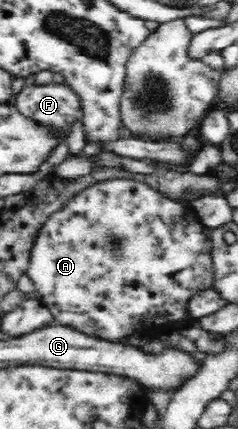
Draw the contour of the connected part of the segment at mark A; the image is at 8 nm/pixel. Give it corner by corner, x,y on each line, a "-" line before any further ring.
131,178
108,179
97,184
90,185
75,195
73,199
68,200
59,210
55,210
41,228
37,231
35,243
31,247
31,257
29,257
29,269
26,271
28,277
33,281
38,298
43,305
49,308
53,315
51,326
69,326
77,331
82,331
88,336
101,338
111,342
121,342
125,337
133,335
134,331
143,331
147,329
149,323
163,323
164,321
187,321
186,315
187,301
191,299
193,293
199,289
205,289
213,285
213,270
211,262
211,239
205,236
204,228
201,223
193,221
193,227
183,227
183,233
177,233
177,227
181,225
185,217
185,209
179,205
175,199
171,199
155,188
146,183
133,181

